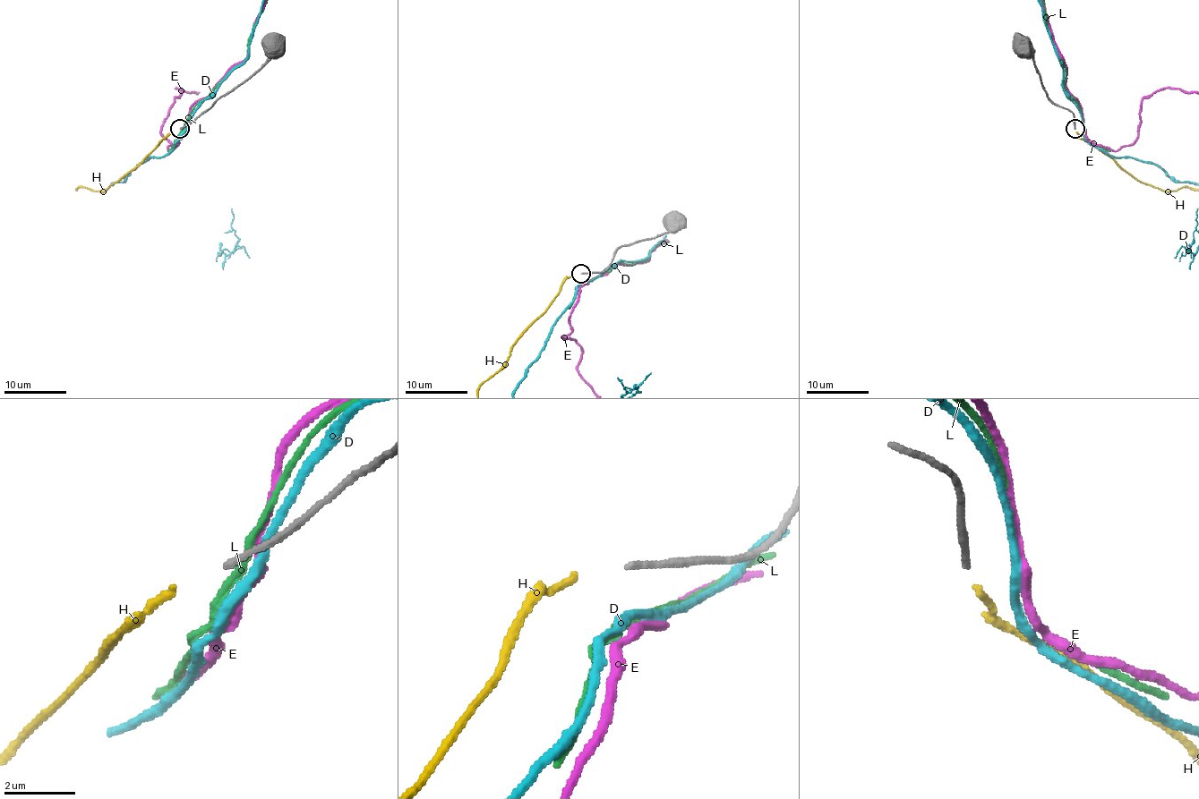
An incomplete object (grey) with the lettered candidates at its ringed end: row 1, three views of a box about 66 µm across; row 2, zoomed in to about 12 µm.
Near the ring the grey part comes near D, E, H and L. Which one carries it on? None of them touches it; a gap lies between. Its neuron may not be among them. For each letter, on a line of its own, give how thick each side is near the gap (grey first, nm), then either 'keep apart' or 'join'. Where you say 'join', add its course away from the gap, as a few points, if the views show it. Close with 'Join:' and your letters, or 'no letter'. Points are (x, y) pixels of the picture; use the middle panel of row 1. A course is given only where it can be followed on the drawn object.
D: 180 nm thick on the grey side, 280 nm on the other; keep apart
E: 180 nm thick on the grey side, 280 nm on the other; keep apart
H: 180 nm thick on the grey side, 200 nm on the other; join
L: 180 nm thick on the grey side, 220 nm on the other; keep apart
Join: H

